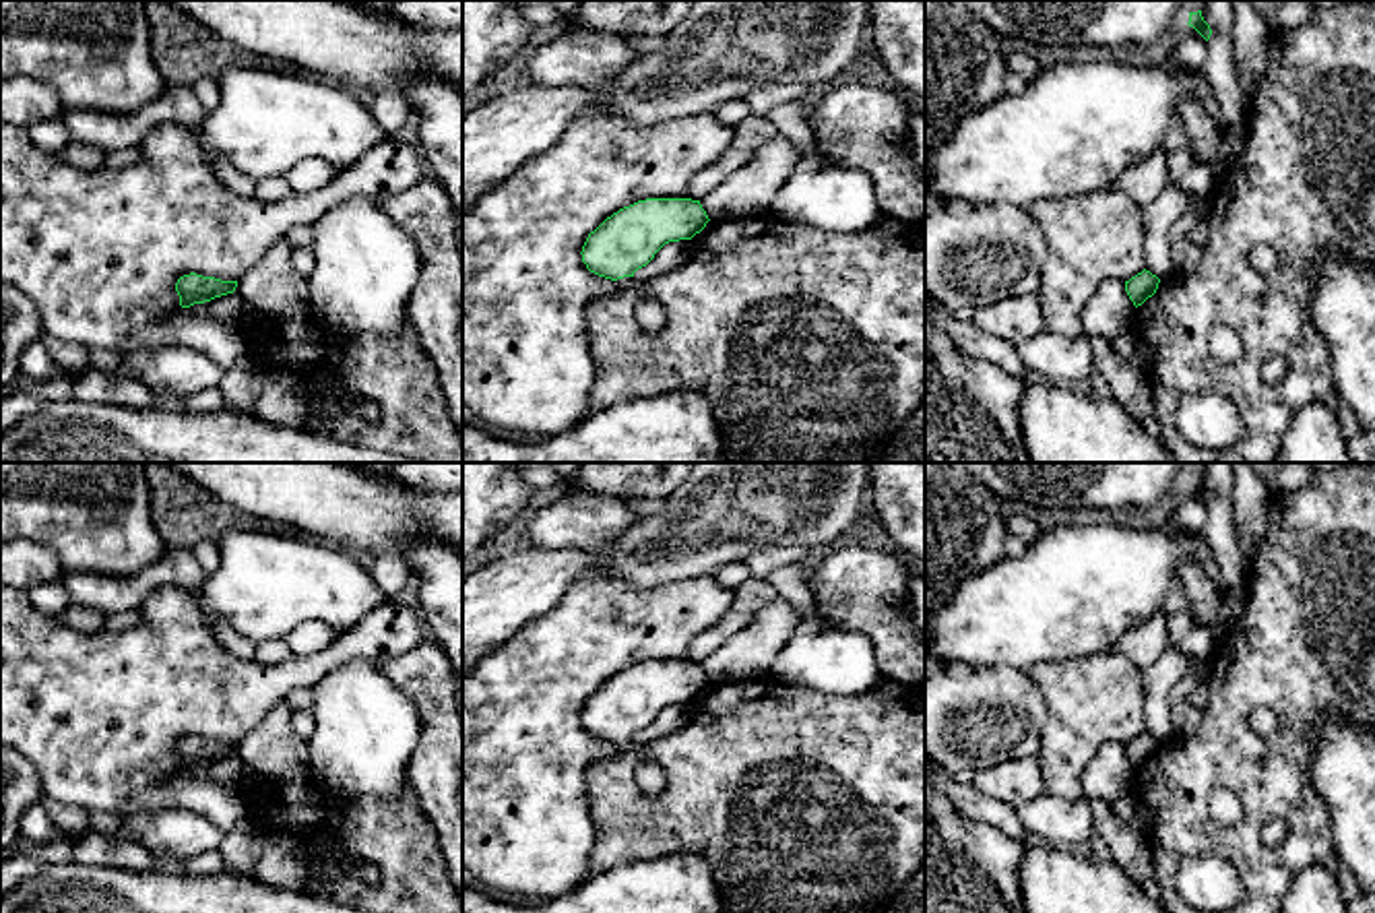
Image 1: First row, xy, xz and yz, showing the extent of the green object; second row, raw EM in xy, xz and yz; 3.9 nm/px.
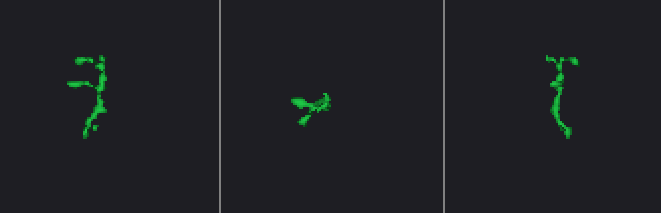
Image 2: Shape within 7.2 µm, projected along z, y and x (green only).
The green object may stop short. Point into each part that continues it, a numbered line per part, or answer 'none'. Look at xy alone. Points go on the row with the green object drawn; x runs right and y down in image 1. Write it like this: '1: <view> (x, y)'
none

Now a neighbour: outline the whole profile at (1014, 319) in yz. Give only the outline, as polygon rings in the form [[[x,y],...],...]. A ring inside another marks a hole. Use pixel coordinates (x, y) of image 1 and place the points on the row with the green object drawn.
[[[1036,293],[1005,297],[977,308],[972,322],[979,330],[1008,343],[1020,343],[1045,330],[1043,306]]]

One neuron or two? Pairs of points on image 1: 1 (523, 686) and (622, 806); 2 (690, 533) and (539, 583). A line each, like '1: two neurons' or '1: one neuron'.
1: two neurons
2: one neuron

